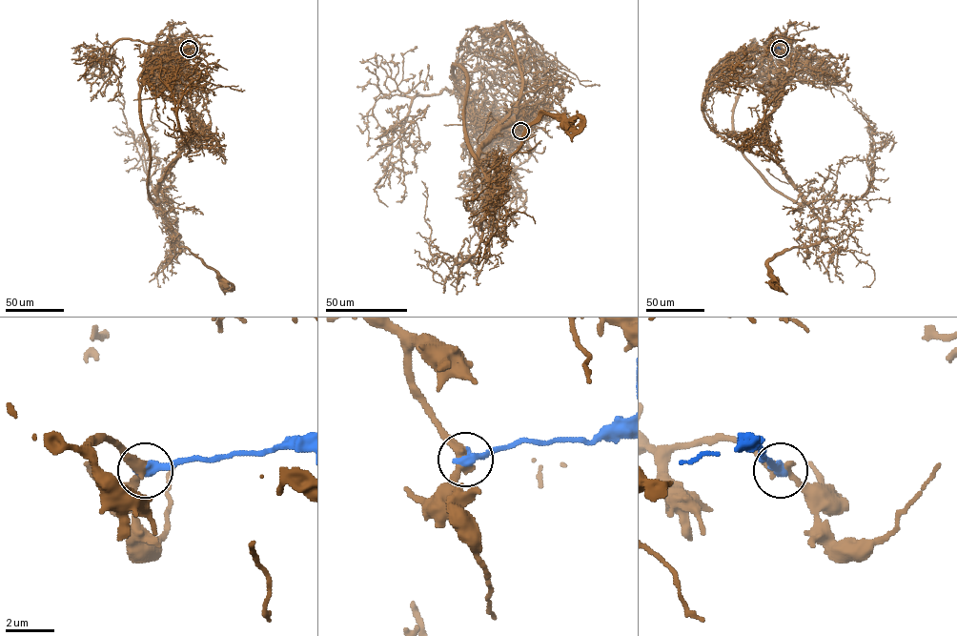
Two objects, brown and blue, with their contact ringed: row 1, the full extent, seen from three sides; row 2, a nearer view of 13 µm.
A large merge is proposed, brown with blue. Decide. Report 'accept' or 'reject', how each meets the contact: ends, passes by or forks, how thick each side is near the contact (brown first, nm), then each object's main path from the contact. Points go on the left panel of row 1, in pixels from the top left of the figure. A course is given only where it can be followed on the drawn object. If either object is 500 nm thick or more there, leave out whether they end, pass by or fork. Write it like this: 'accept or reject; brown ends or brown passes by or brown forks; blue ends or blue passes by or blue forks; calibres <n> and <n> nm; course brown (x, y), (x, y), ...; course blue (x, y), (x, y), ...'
reject; brown passes by; blue ends; calibres 360 and 400 nm; course brown (189, 49), (173, 47), (168, 53), (193, 121), (160, 184), (167, 220), (127, 128), (117, 83); course blue (188, 49), (201, 51)

